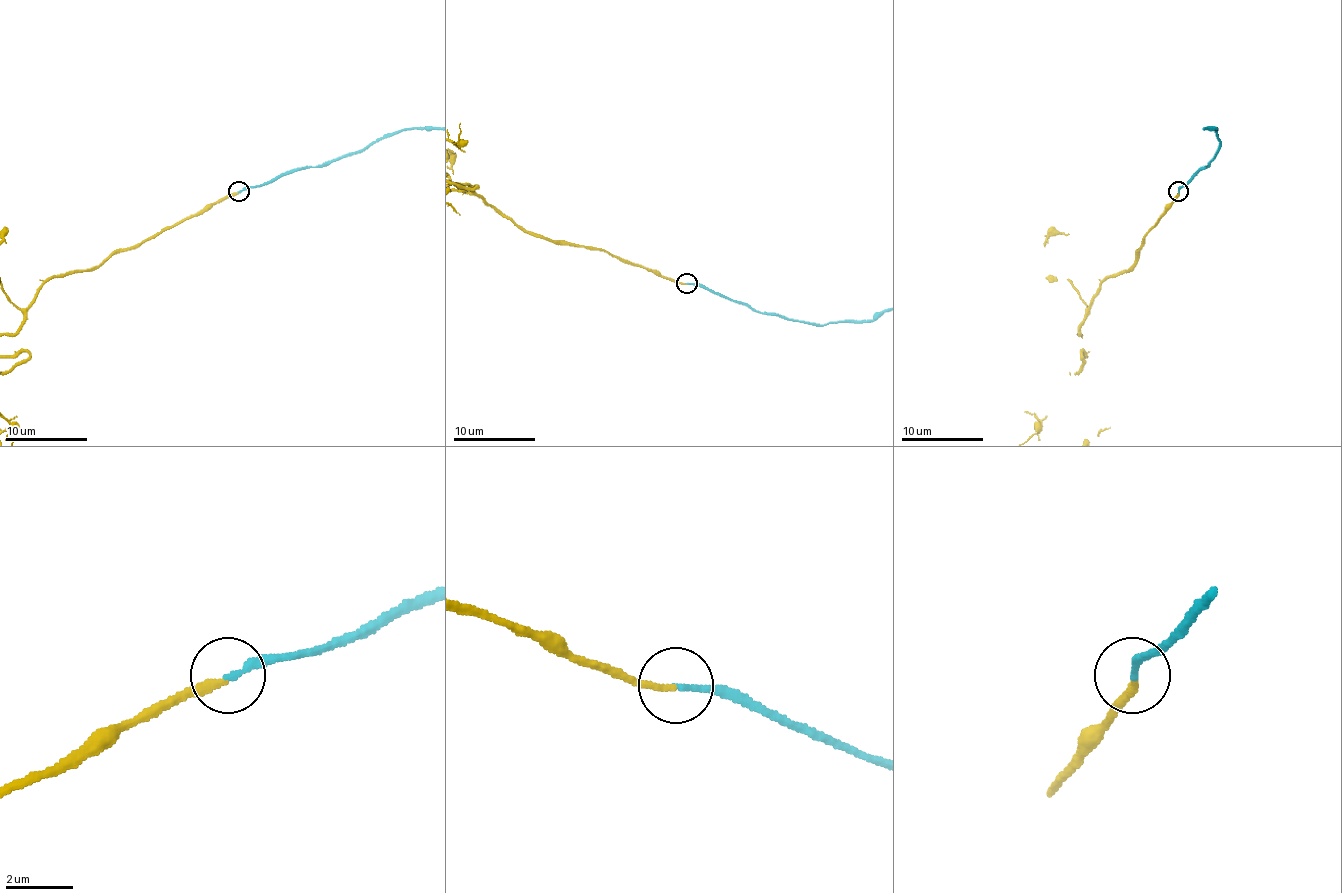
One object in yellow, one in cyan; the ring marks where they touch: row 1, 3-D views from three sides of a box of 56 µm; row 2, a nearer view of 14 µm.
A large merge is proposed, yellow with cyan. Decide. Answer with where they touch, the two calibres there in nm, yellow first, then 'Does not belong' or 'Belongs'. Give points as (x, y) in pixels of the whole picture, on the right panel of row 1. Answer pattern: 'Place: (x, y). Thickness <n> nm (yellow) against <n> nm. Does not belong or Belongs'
Place: (1178, 191). Thickness 200 nm (yellow) against 170 nm. Belongs

